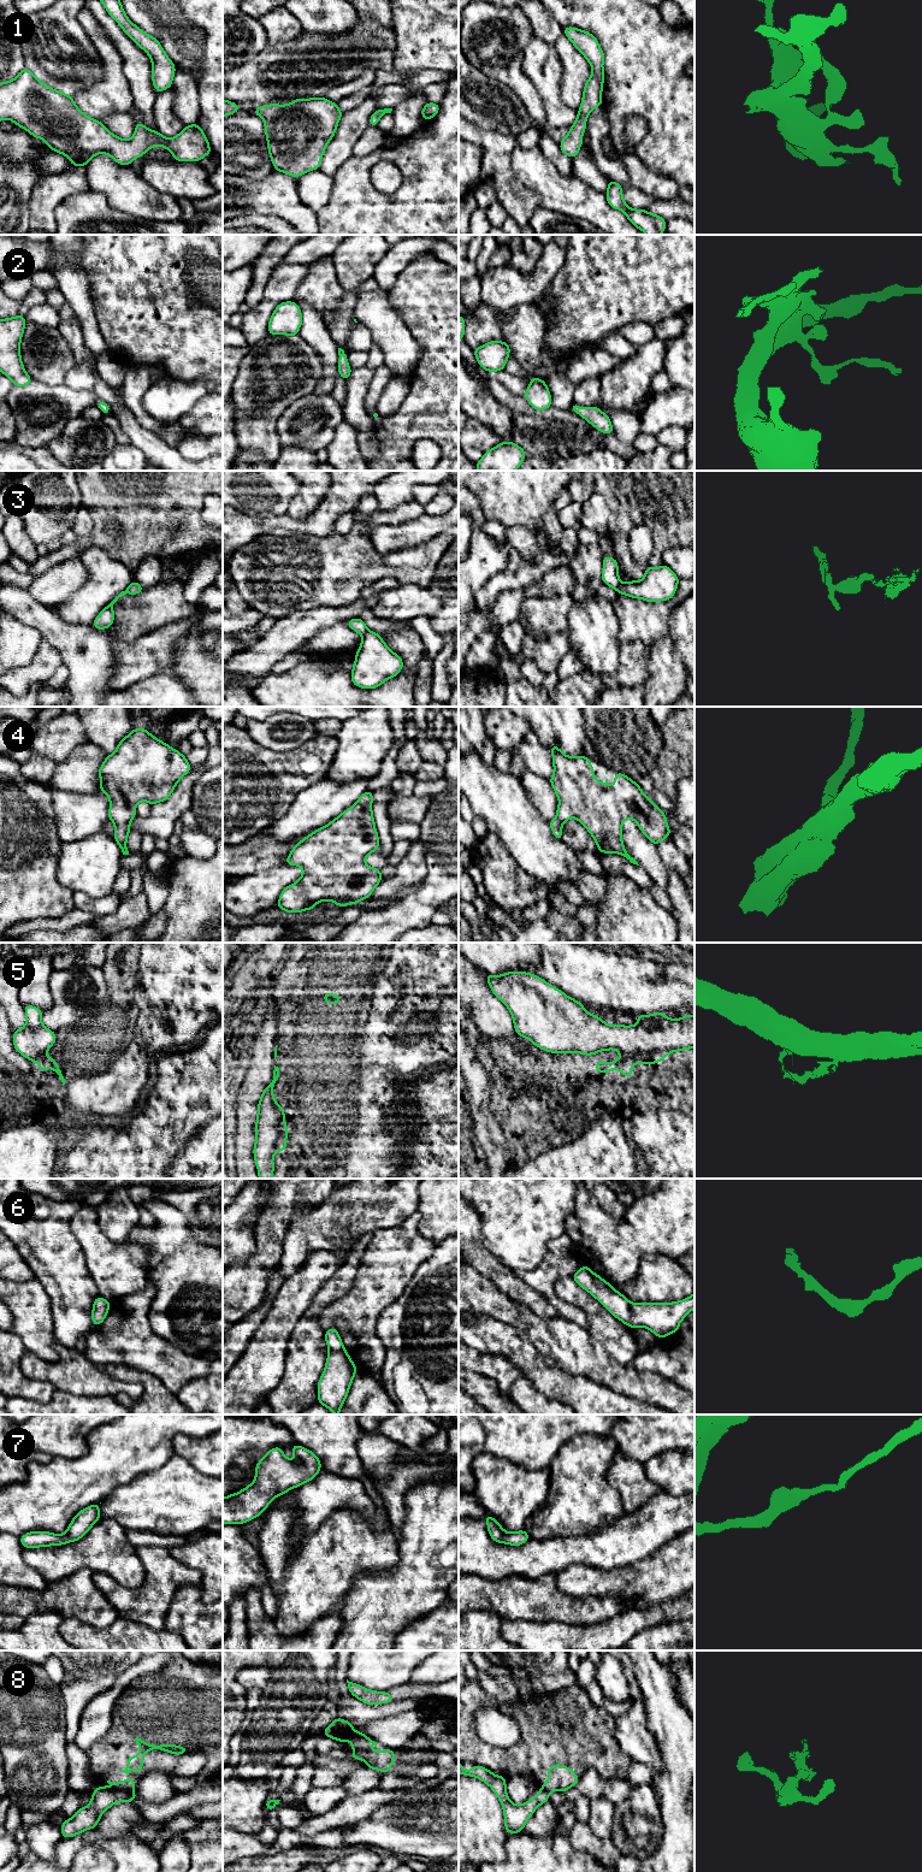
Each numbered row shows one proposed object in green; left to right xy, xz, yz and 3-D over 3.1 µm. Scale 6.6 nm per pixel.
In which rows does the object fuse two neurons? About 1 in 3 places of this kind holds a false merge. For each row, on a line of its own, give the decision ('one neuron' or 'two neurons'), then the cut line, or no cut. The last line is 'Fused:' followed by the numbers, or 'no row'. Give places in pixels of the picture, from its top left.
1: one neuron; no cut
2: one neuron; no cut
3: two neurons; cut in yz along (621, 584), (619, 592)
4: one neuron; no cut
5: two neurons; cut in yz along (621, 1052), (631, 1064)
6: one neuron; no cut
7: one neuron; no cut
8: two neurons; cut in xy along (118, 1789), (131, 1791)
Fused: 3, 5, 8

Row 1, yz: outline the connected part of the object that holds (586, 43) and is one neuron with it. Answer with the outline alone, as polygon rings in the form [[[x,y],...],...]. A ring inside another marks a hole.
[[[563,28],[563,34],[574,47],[586,58],[592,67],[592,73],[585,83],[583,100],[577,114],[575,123],[560,143],[561,152],[571,158],[578,155],[583,144],[583,132],[586,130],[586,119],[590,112],[602,106],[602,89],[604,82],[604,53],[597,39],[589,31],[577,28]]]

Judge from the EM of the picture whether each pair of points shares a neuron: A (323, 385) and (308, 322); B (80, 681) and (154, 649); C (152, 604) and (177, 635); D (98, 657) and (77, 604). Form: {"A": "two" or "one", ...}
{"A": "one", "B": "two", "C": "two", "D": "two"}

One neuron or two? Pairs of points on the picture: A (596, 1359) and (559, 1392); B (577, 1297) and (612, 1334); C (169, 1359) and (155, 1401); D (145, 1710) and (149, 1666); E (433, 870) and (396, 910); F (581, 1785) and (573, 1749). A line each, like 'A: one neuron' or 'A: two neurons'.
A: two neurons
B: one neuron
C: two neurons
D: two neurons
E: one neuron
F: two neurons

